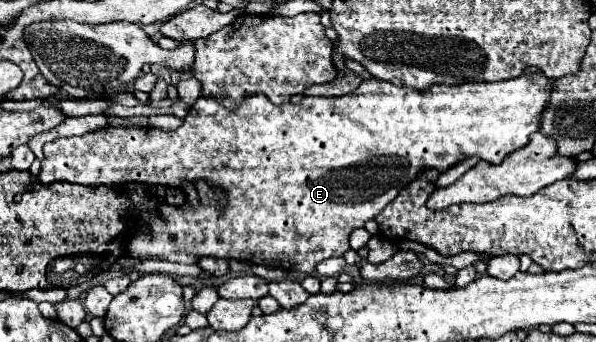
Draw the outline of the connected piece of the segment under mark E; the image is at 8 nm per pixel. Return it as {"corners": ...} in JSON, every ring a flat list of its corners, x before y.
{"corners":[[538,72,538,74,522,74,518,78,512,78,508,82,480,82,480,84,462,84,462,86,440,86,434,84,432,88,428,88,426,92,418,92,416,88,406,88,406,86,394,86,386,80,378,80,378,78,364,78,360,82,360,86,356,90,352,90,350,94,342,94,342,96,302,96,300,104,292,104,286,102,282,106,272,104,270,100,266,100,266,96,256,94,256,96,246,96,246,100,242,100,242,104,234,110,228,112,228,108,222,108,222,100,210,100,208,96,200,96,194,106,188,110,184,124,174,130,174,132,166,132,160,128,102,128,102,130,94,130,88,132,84,136,72,136,72,138,58,138,52,142,44,144,44,160,42,160,42,170,38,174,38,180,42,184,50,184,50,182,74,182,74,184,82,184,82,186,96,186,96,184,104,184,104,186,122,186,124,182,138,182,138,184,146,184,146,186,180,186,182,180,196,180,196,178,204,178,210,184,218,184,228,192,228,204,222,210,214,210,214,208,206,208,202,204,198,206,182,206,182,208,172,208,162,204,160,206,160,216,150,216,150,214,142,214,140,224,142,228,136,230,134,236,130,236,126,250,130,256,134,258,152,258,152,260,168,260,168,262,180,262,180,264,196,264,196,260,200,256,212,256,212,258,236,258,236,260,244,260,250,264,264,264,264,266,272,266,272,268,282,268,282,270,298,270,302,274,312,274,314,266,326,258,332,256,342,256,346,250,350,250,348,244,348,236,352,234,352,230,356,228,364,228,364,224,368,220,374,220,384,208,386,204,390,204,398,192,402,188,406,188,406,184,410,184,412,180,416,180,422,172,426,170,438,170,440,174,450,170,452,166,468,160,468,158,480,158,488,164,500,164,510,152,522,148,528,144,530,134,538,130,540,122,538,116,540,112,546,108,548,104,548,92,550,92,550,84,548,78]]}

